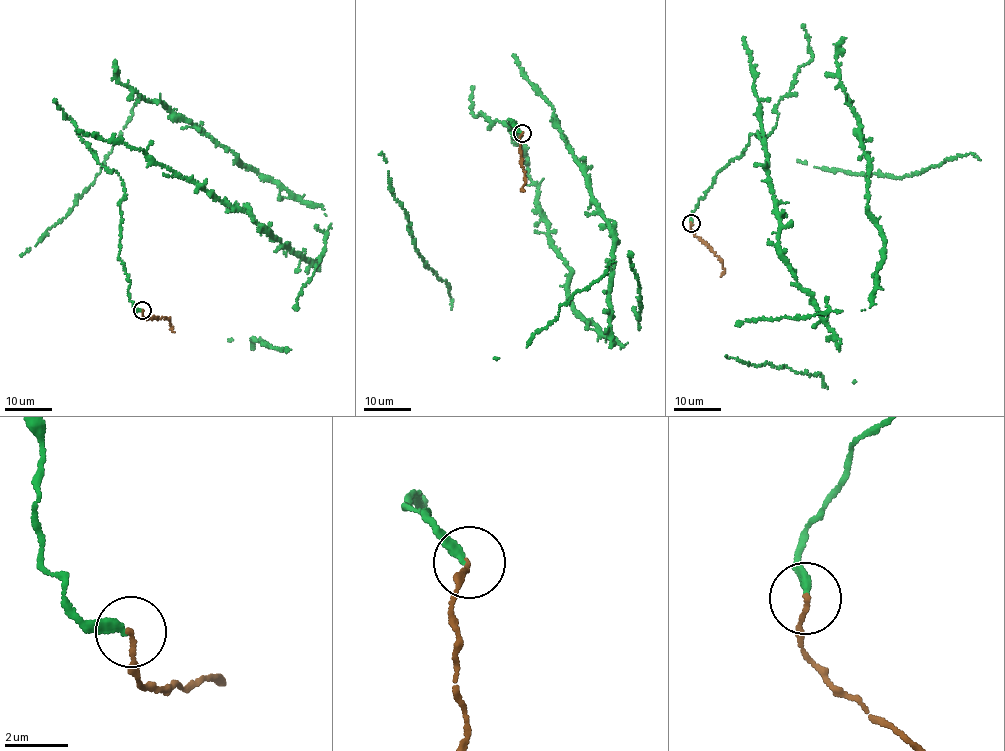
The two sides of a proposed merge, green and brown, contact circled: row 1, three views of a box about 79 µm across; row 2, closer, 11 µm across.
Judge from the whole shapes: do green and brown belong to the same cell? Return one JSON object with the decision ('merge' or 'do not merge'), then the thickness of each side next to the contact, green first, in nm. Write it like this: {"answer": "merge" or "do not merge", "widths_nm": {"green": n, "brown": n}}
{"answer": "merge", "widths_nm": {"green": 280, "brown": 140}}

